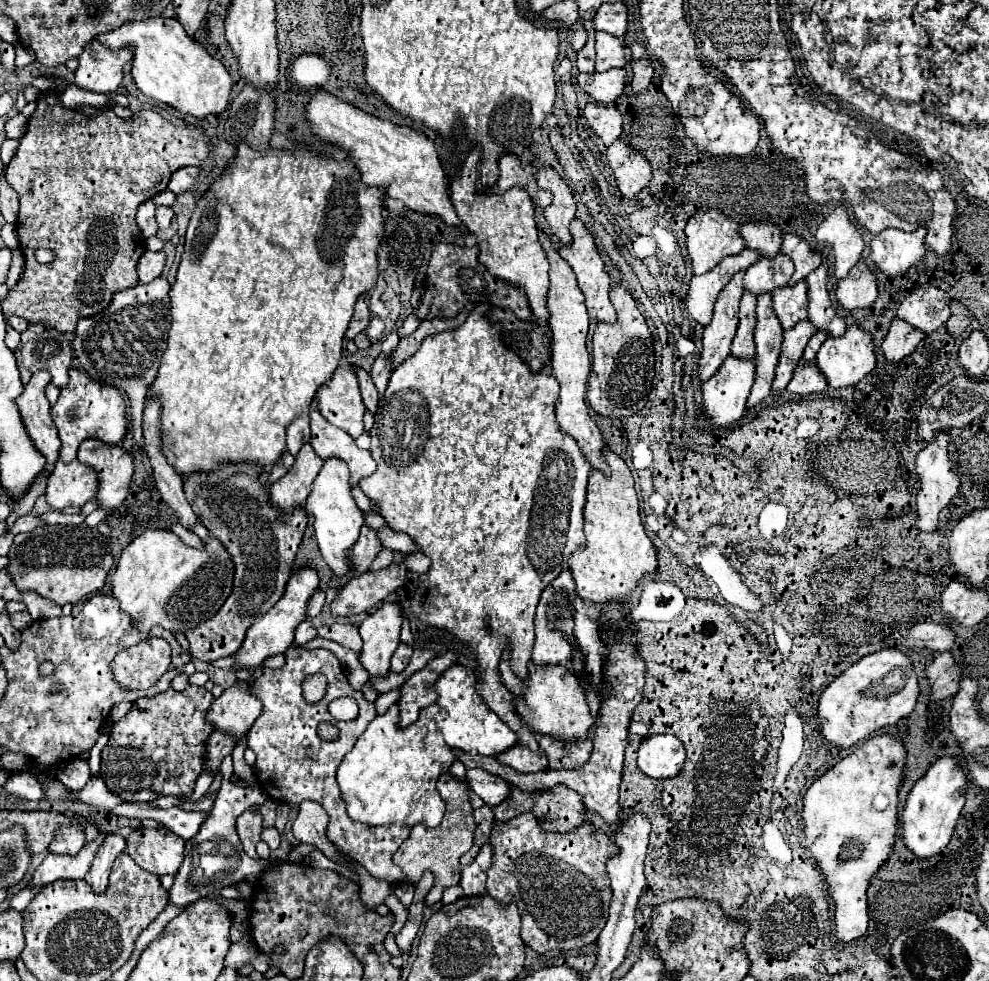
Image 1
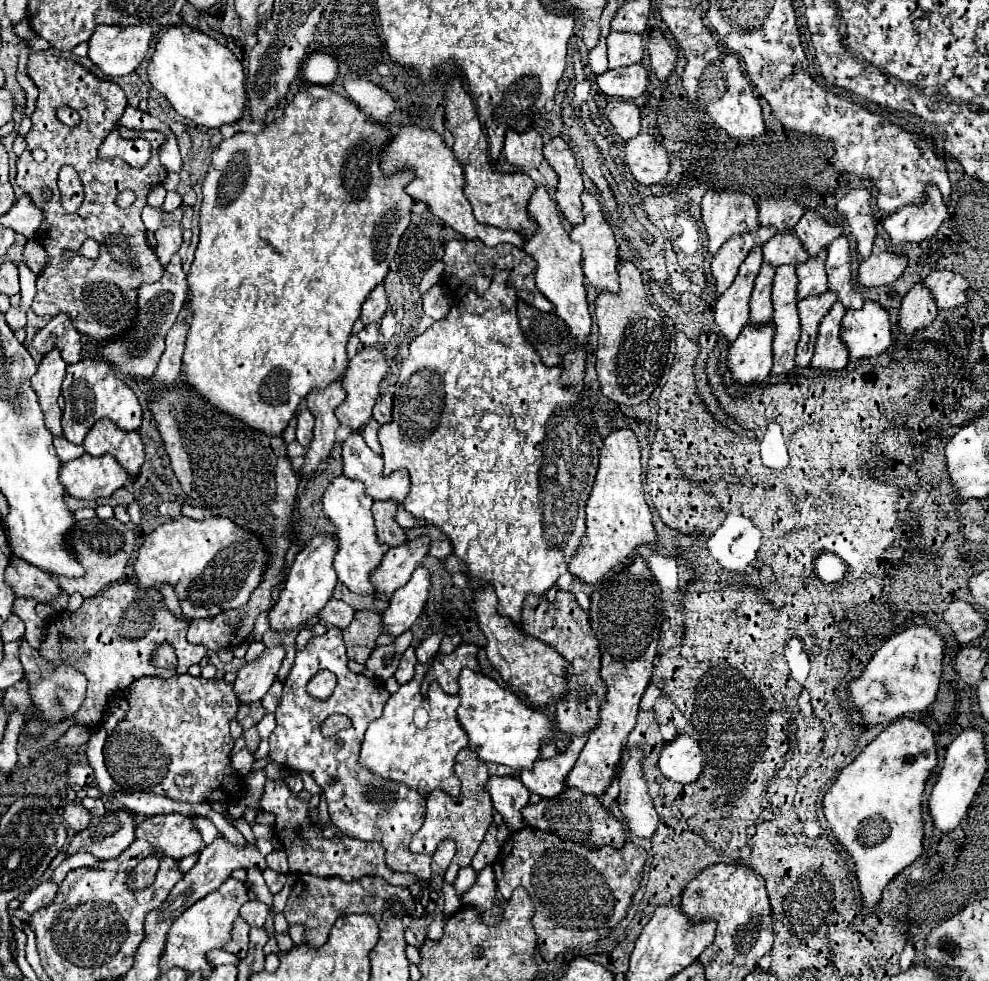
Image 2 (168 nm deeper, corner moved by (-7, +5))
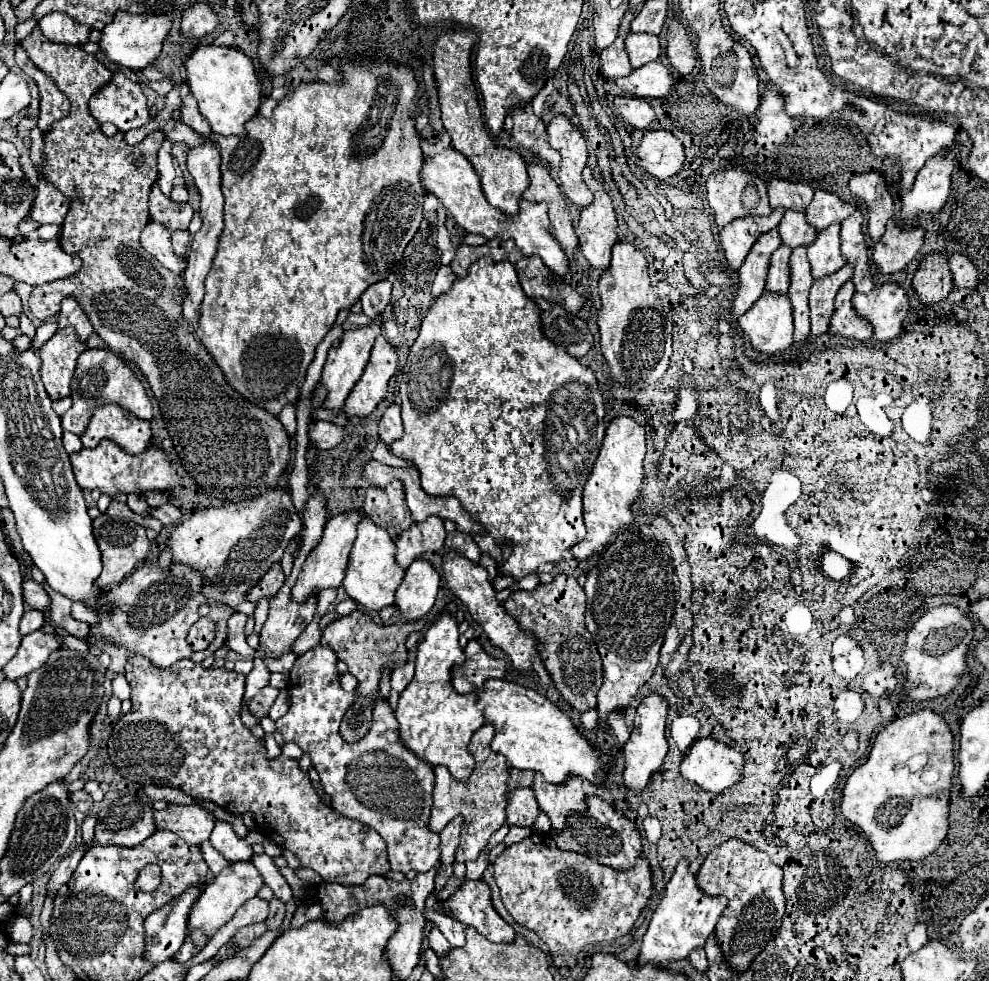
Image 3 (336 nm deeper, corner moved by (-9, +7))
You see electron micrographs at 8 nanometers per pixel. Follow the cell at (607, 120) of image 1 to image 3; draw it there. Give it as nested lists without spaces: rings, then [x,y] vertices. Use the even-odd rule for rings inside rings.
[[[620,95],[614,99],[614,105],[622,119],[626,119],[636,129],[648,129],[648,125],[654,121],[654,109],[648,101],[632,95]]]

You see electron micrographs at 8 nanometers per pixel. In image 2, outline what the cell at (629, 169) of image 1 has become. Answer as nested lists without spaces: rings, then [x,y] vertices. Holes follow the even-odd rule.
[[[636,135],[626,141],[626,163],[636,181],[652,185],[662,181],[670,169],[666,149],[650,135]]]

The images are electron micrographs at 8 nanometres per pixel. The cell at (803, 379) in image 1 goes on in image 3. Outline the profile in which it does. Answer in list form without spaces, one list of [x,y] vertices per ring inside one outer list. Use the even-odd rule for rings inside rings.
[[[848,281],[836,295],[836,313],[830,323],[830,333],[866,341],[868,337],[872,337],[872,327],[866,319],[860,319],[860,315],[852,311],[852,295],[854,295],[854,283]]]

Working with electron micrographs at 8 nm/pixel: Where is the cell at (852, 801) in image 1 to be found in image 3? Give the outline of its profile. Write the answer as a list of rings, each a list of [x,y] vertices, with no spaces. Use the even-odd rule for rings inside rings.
[[[922,709],[892,721],[878,733],[868,761],[848,777],[840,809],[846,819],[850,819],[862,829],[862,835],[872,843],[878,861],[924,859],[934,853],[948,835],[952,777],[954,735],[950,731],[950,725],[932,709]]]

